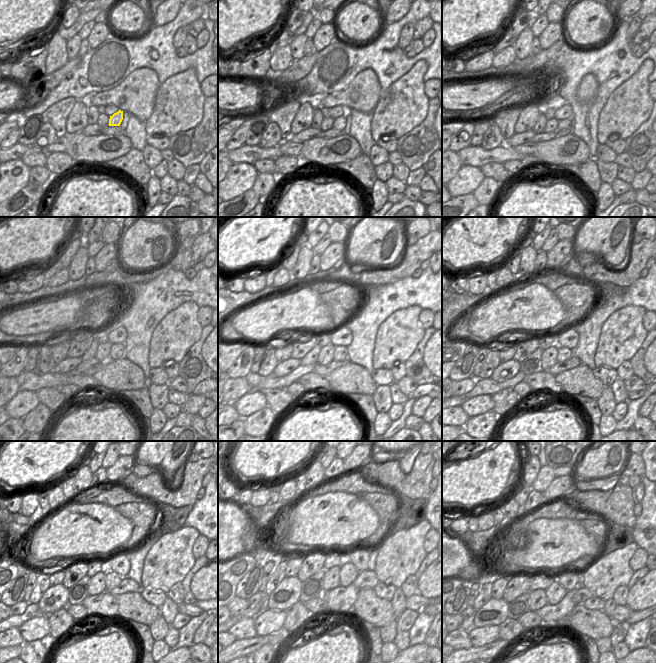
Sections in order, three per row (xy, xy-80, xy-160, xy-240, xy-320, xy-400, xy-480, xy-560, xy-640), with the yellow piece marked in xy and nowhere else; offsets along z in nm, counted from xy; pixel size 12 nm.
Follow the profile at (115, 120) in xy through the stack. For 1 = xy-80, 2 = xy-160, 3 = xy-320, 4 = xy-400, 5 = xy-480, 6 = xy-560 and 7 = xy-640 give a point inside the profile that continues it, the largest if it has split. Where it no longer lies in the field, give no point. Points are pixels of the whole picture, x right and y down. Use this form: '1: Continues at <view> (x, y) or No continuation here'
1: Continues at xy-80 (339, 123)
2: Continues at xy-160 (564, 126)
3: Continues at xy-320 (340, 354)
4: Continues at xy-400 (564, 354)
5: Continues at xy-480 (113, 579)
6: Continues at xy-560 (330, 581)
7: Continues at xy-640 (555, 593).

